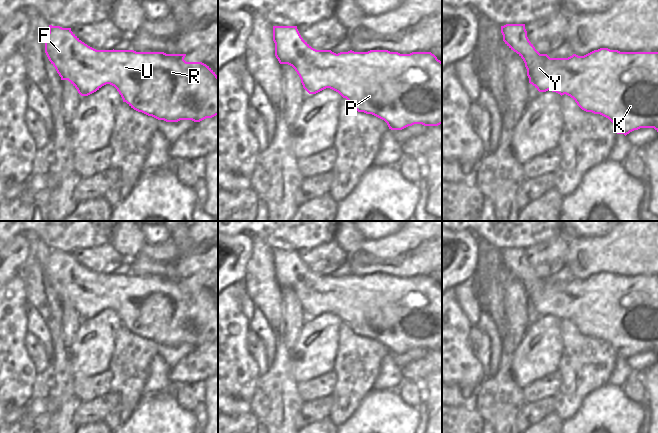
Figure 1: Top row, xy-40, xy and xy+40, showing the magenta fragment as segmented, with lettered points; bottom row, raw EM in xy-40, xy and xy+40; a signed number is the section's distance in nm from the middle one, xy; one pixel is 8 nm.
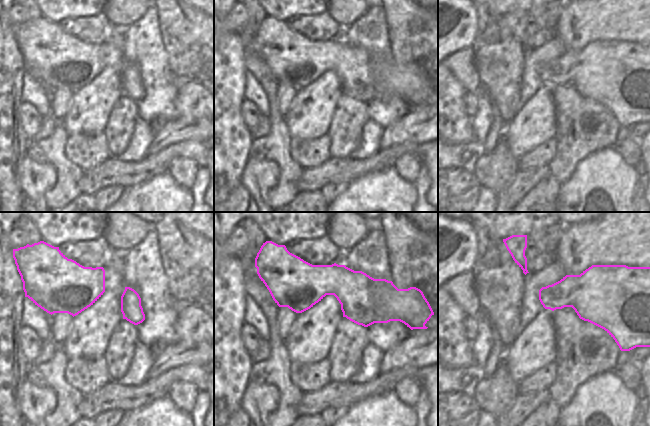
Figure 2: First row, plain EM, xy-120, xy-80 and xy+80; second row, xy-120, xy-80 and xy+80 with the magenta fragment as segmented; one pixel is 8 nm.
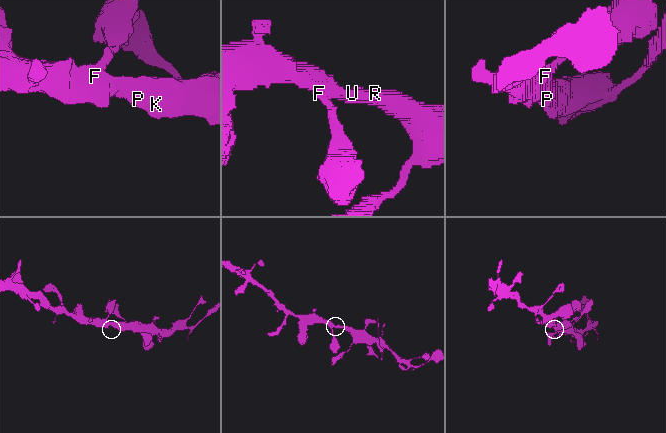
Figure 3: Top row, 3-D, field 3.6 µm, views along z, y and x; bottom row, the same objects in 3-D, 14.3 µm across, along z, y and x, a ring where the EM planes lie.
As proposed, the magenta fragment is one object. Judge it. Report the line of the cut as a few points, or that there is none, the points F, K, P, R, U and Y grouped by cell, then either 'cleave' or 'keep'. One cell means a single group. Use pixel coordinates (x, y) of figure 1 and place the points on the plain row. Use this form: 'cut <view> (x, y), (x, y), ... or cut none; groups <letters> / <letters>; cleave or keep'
cut none; groups F K P R U Y; keep

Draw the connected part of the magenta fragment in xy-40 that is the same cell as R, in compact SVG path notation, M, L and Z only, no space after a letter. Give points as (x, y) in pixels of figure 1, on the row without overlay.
M49 249L45 277L61 304L68 304L81 320L110 308L131 332L166 346L200 346L218 339L218 300L202 286L186 286L186 278L96 274L82 266L71 252Z

